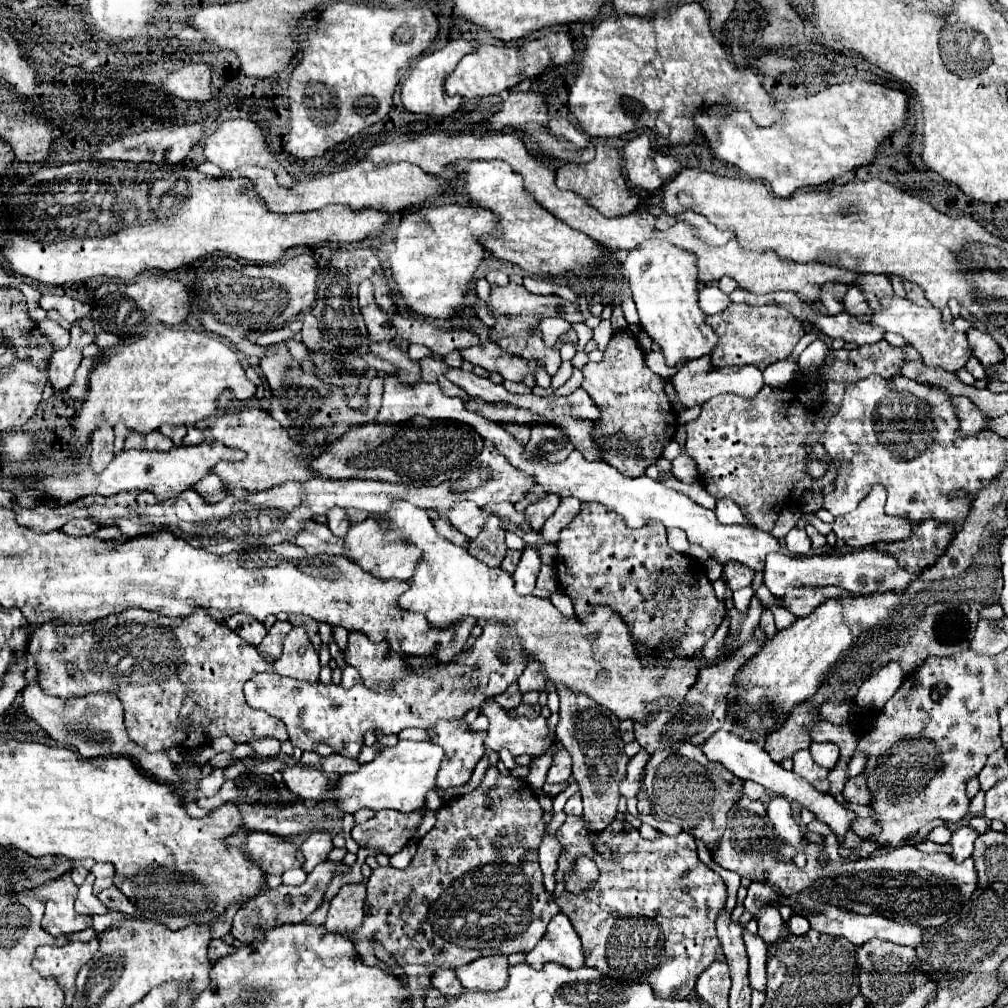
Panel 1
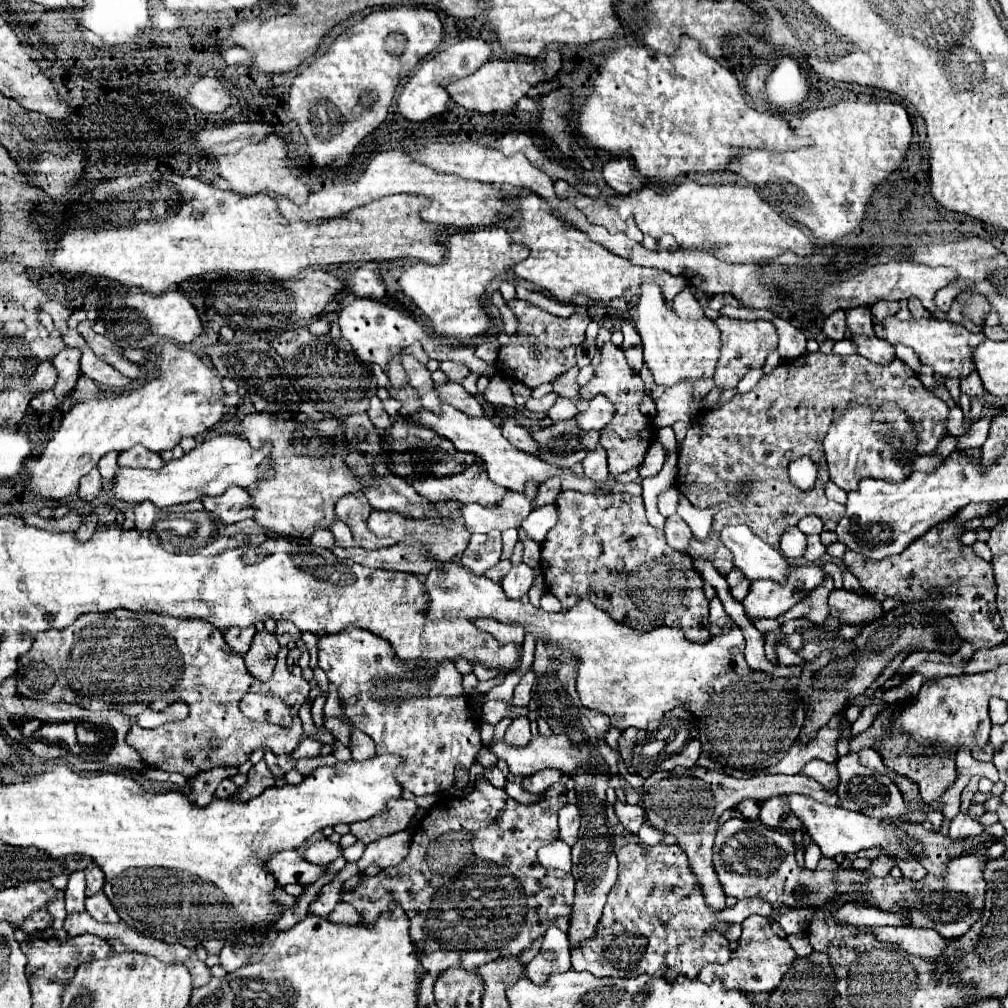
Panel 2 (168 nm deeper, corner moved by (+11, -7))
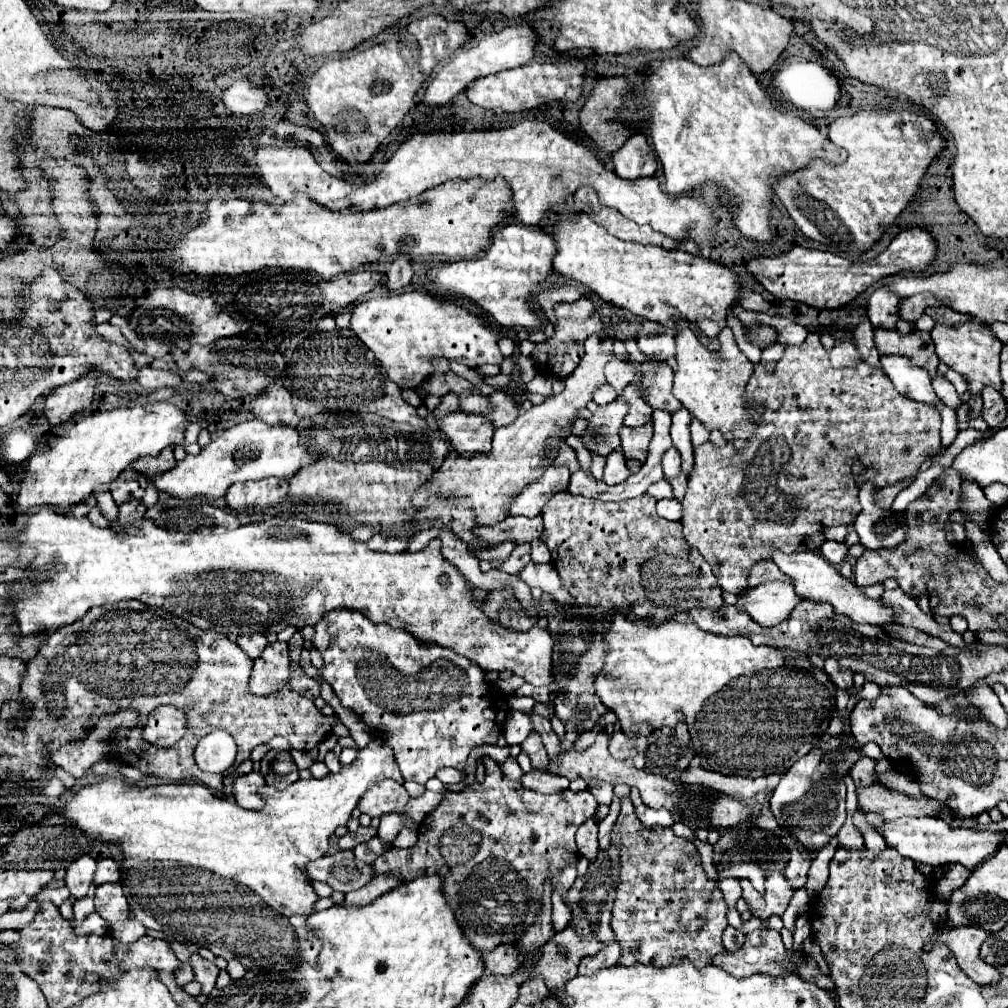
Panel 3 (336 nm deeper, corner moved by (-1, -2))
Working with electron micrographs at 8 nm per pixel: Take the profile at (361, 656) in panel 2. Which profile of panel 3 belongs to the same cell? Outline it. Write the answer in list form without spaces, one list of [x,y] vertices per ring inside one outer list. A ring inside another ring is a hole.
[[[335,609],[327,613],[315,625],[311,641],[325,661],[325,669],[319,671],[321,677],[333,687],[343,707],[357,713],[379,739],[389,743],[403,779],[425,785],[443,767],[465,769],[467,757],[475,747],[497,743],[497,737],[503,731],[503,715],[507,717],[509,707],[505,703],[503,713],[501,699],[497,699],[485,683],[483,669],[453,649],[419,643],[407,631],[375,625],[365,615],[351,609]]]

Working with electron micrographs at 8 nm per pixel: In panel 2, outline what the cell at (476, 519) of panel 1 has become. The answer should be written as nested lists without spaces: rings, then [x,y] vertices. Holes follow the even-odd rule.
[[[527,482],[523,492],[507,490],[503,500],[495,506],[483,508],[481,504],[467,504],[463,506],[463,518],[471,534],[481,532],[487,534],[491,530],[505,530],[505,528],[519,528],[521,520],[531,512],[533,502],[537,498],[539,484]]]

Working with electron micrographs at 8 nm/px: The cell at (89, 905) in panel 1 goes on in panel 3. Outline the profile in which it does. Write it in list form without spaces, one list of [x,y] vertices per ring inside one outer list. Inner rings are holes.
[[[83,855],[81,859],[73,861],[67,867],[65,885],[69,887],[69,891],[71,891],[71,895],[75,899],[87,897],[87,891],[89,891],[89,885],[93,881],[93,875],[95,875],[95,859],[89,857],[89,855]]]

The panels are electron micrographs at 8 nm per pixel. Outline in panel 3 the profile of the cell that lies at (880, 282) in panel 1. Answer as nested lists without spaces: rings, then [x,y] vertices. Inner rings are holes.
[[[913,295],[913,297],[907,297],[901,301],[897,315],[901,319],[917,321],[927,307],[941,307],[941,303],[937,303],[937,299],[933,295]]]

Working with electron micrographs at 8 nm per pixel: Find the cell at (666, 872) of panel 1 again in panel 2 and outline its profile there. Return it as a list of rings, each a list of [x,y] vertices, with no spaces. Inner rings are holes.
[[[625,832],[623,846],[615,846],[619,860],[619,878],[609,892],[601,924],[597,926],[597,936],[589,944],[571,950],[573,970],[587,970],[593,976],[621,976],[631,978],[639,974],[649,974],[657,978],[675,980],[675,976],[697,978],[705,964],[725,964],[729,962],[729,948],[719,948],[719,932],[715,930],[717,912],[709,908],[703,900],[701,886],[689,868],[689,858],[677,844],[657,844],[647,846],[637,836]]]

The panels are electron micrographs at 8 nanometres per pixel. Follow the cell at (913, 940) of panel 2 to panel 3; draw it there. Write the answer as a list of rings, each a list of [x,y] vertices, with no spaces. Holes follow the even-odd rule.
[[[935,927],[933,935],[929,937],[933,941],[941,941],[945,943],[959,967],[975,981],[981,985],[999,981],[999,971],[987,963],[981,961],[979,957],[979,947],[983,945],[983,941],[987,939],[987,931],[981,927],[955,927],[955,929],[943,929],[943,927]]]

